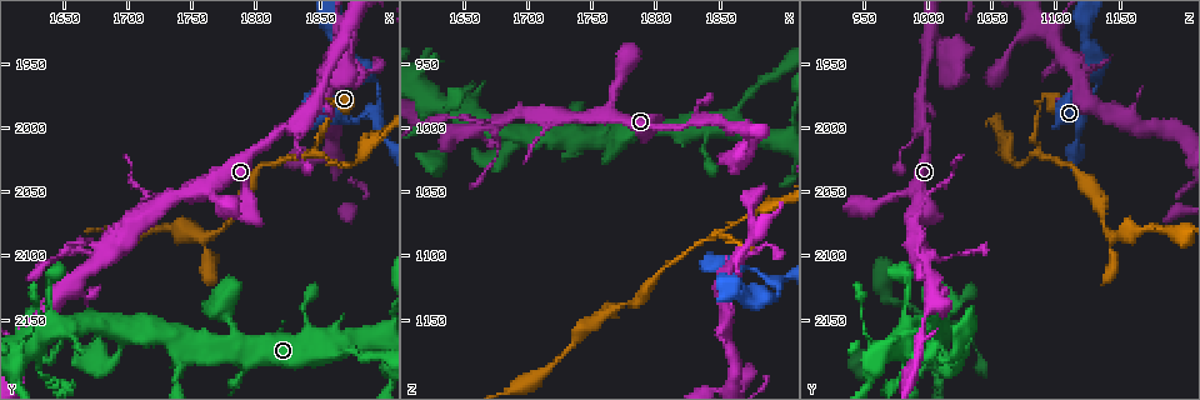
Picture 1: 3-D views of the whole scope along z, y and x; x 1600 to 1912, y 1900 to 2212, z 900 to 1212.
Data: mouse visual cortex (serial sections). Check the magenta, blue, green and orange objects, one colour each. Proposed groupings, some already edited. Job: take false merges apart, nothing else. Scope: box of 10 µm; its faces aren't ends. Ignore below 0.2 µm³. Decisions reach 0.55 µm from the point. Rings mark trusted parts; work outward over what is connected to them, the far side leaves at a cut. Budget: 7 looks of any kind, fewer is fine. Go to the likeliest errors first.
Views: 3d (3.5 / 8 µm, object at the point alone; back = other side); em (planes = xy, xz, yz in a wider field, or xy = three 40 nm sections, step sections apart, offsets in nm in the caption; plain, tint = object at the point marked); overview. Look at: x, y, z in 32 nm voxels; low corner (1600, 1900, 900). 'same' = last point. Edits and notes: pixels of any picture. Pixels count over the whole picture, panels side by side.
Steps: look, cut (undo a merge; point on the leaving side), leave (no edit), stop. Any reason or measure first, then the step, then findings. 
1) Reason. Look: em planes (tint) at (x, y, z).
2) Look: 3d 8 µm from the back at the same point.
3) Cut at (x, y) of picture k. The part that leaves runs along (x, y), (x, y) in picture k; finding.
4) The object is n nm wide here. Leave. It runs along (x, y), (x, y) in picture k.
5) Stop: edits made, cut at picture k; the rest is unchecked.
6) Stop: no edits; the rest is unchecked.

Narrows sharply. Look: 3d 3.5 µm at (1766, 2052, 978).

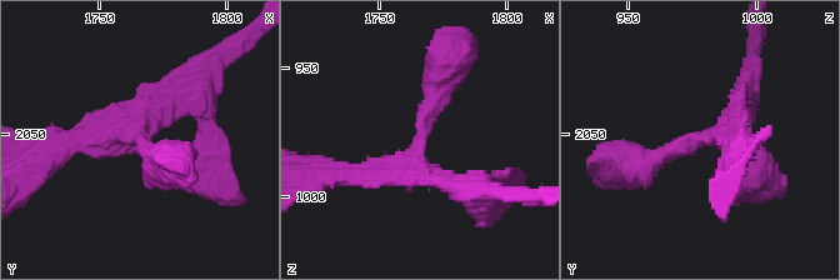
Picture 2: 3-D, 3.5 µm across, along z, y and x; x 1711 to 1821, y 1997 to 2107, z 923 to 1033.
Look: em planes (plain) at (1765, 2052, 976).

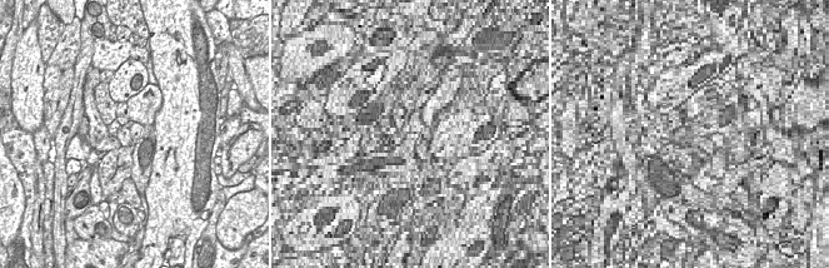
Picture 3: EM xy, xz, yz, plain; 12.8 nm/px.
With the object marked. Look: em planes (tint) at the same point.

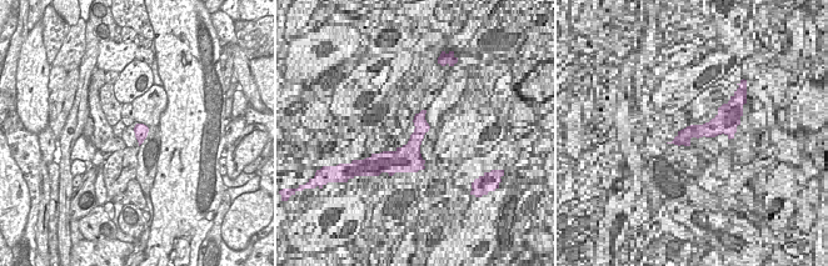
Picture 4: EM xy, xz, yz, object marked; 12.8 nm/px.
The object is 170 nm wide here. Leave. It runs along (741, 101), (716, 136), (629, 168) in picture 2; all the same cell.

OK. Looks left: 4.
Look: 3d 8 µm at (1848, 2016, 1088).

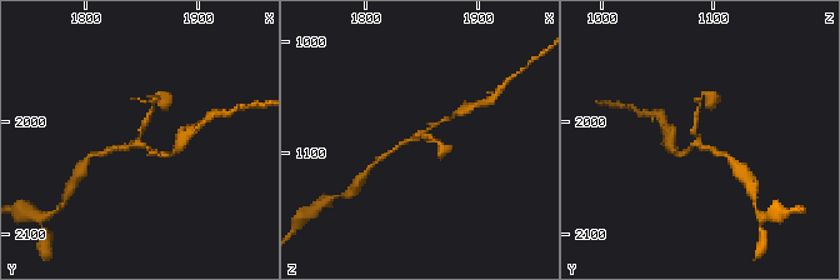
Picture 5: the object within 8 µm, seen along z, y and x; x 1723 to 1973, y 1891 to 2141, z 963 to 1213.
Look: 3d 3.5 µm at the same point.

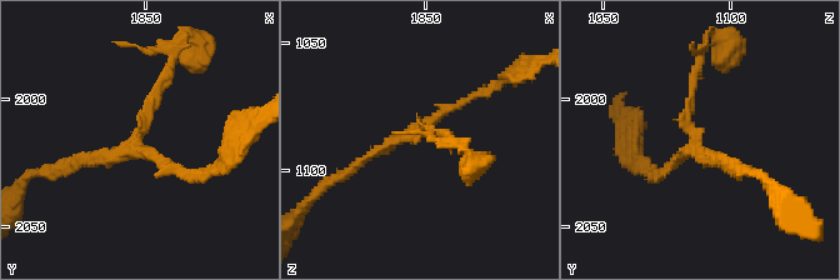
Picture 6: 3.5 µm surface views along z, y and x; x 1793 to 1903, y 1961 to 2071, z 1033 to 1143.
Shape alone is not enough. Look: em xy step 1 (tint) at (1848, 2016, 1087).

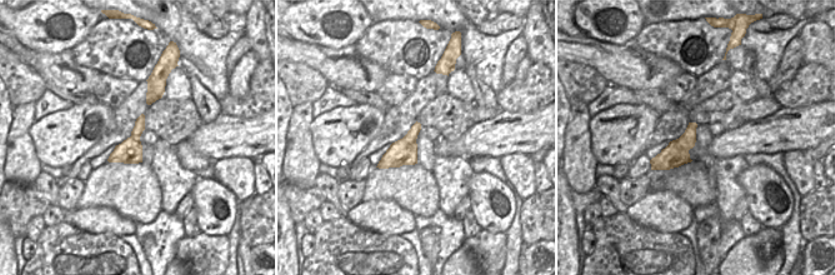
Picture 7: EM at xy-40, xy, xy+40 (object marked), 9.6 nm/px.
Leave. It runs along (168, 68), (125, 151), (68, 163) in picture 6; continuous, no second cell.

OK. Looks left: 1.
Stop: no edits; the rest is unchecked.

